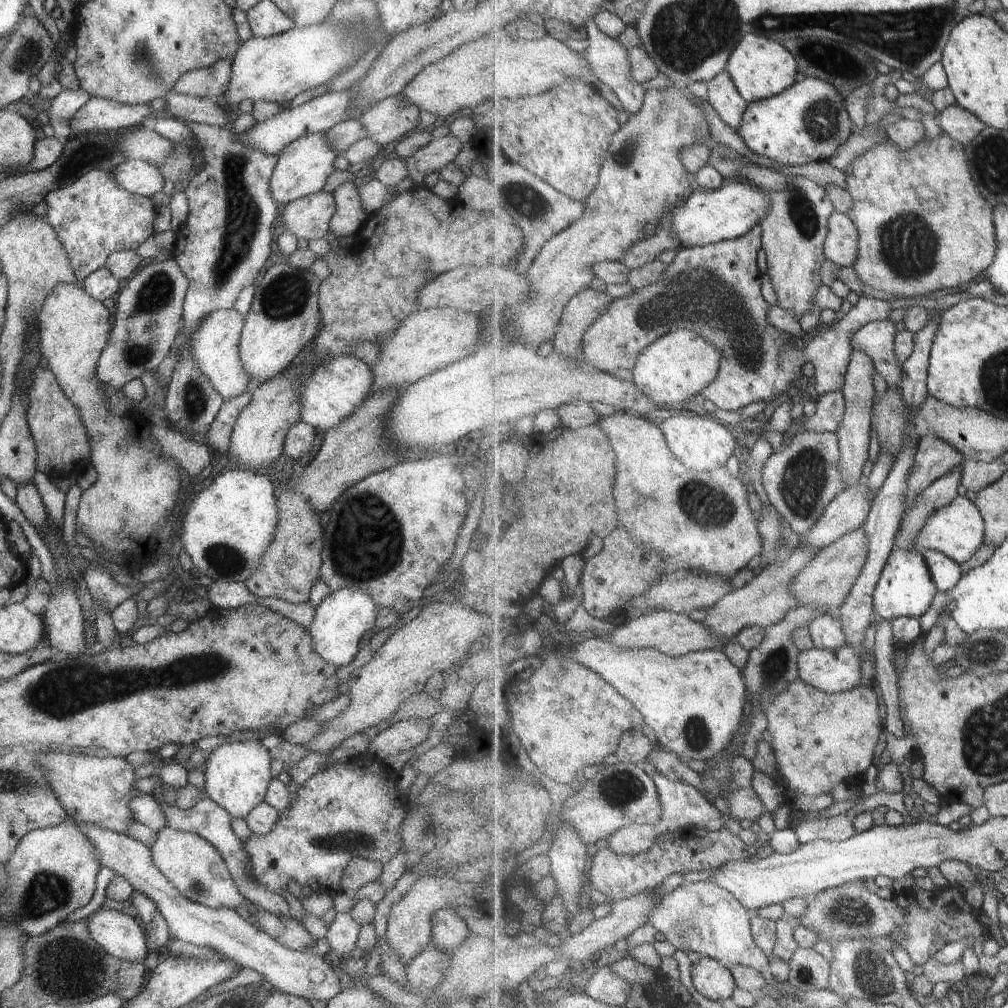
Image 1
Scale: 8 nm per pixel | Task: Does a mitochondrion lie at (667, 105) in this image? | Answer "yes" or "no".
yes

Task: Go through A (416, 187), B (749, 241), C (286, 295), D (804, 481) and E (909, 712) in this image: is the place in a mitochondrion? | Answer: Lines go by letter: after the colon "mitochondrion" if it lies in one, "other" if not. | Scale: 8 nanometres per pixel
A: other
B: other
C: mitochondrion
D: mitochondrion
E: other

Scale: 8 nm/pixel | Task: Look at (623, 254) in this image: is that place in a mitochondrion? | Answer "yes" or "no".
no

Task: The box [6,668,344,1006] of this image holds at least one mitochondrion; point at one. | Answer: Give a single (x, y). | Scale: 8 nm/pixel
(50, 891)

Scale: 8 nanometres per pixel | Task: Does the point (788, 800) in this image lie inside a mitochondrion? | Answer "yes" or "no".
no

